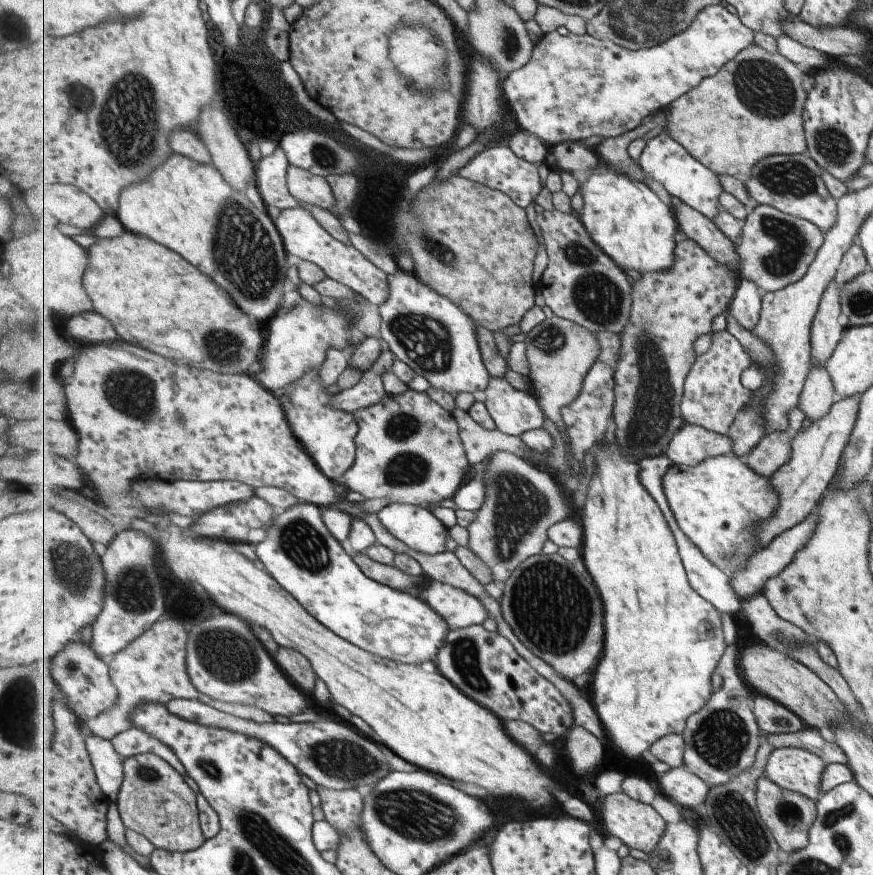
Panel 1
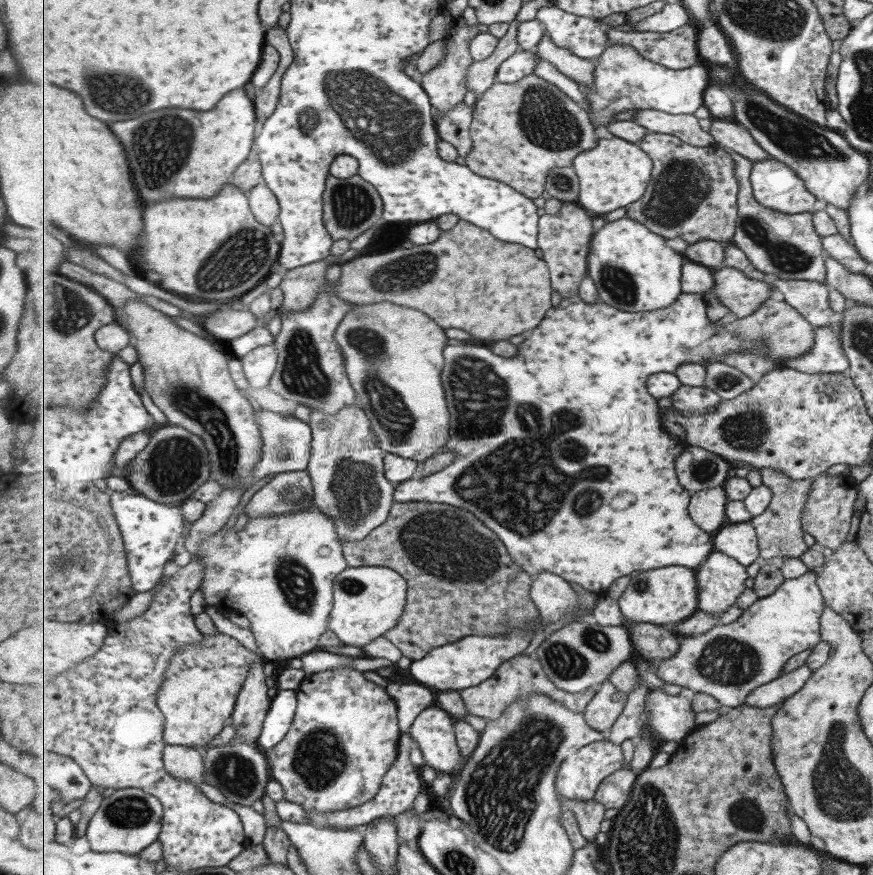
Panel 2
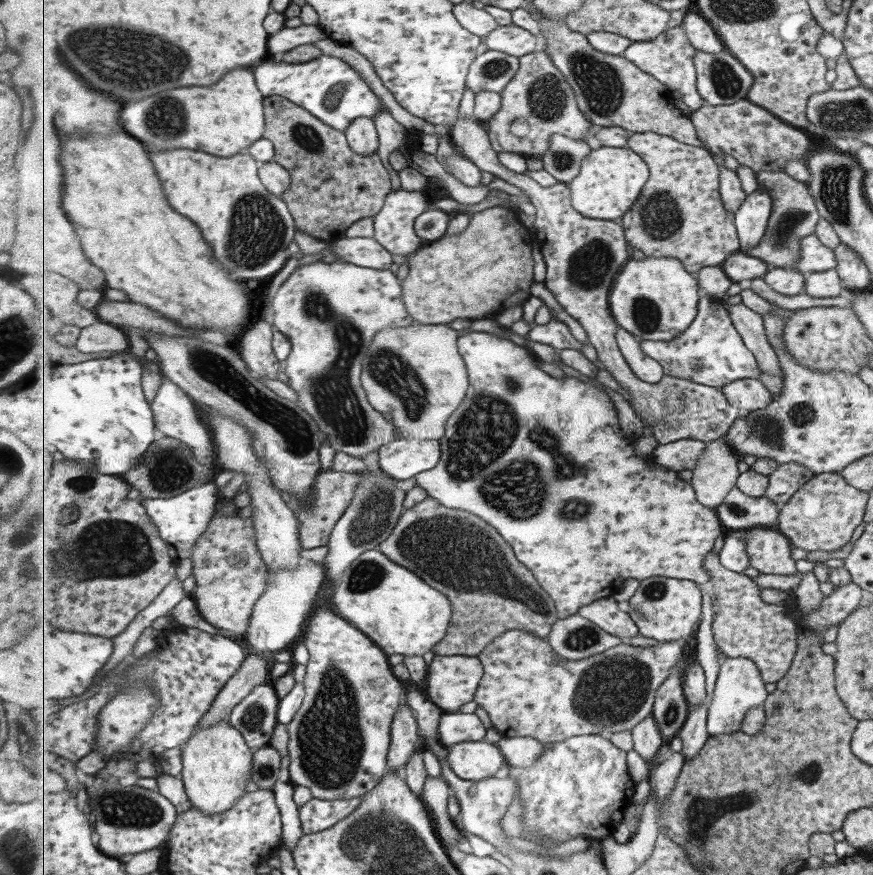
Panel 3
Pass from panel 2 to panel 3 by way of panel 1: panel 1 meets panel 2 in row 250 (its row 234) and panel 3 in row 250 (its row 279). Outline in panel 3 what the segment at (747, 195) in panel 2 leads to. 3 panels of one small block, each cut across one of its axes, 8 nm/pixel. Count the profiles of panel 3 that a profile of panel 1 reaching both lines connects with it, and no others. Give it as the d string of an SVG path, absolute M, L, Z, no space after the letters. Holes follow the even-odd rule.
M784 170L779 172L755 172L758 188L764 188L774 200L773 212L769 222L768 232L761 239L761 244L747 249L748 255L756 256L767 262L771 268L781 267L795 269L801 260L801 238L814 234L815 223L820 219L812 196L806 183L795 180Z

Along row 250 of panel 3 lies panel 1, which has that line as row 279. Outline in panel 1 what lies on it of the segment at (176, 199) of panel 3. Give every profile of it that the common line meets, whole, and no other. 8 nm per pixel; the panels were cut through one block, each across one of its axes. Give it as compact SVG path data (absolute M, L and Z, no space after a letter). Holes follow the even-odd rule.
M173 153L167 157L146 179L135 181L124 188L120 203L114 214L123 228L142 237L149 237L175 252L181 253L191 264L207 273L218 285L226 288L229 294L253 320L269 322L282 310L283 288L287 277L287 254L275 252L275 246L283 244L278 228L266 210L259 210L244 192L233 189L214 163L201 163Z

